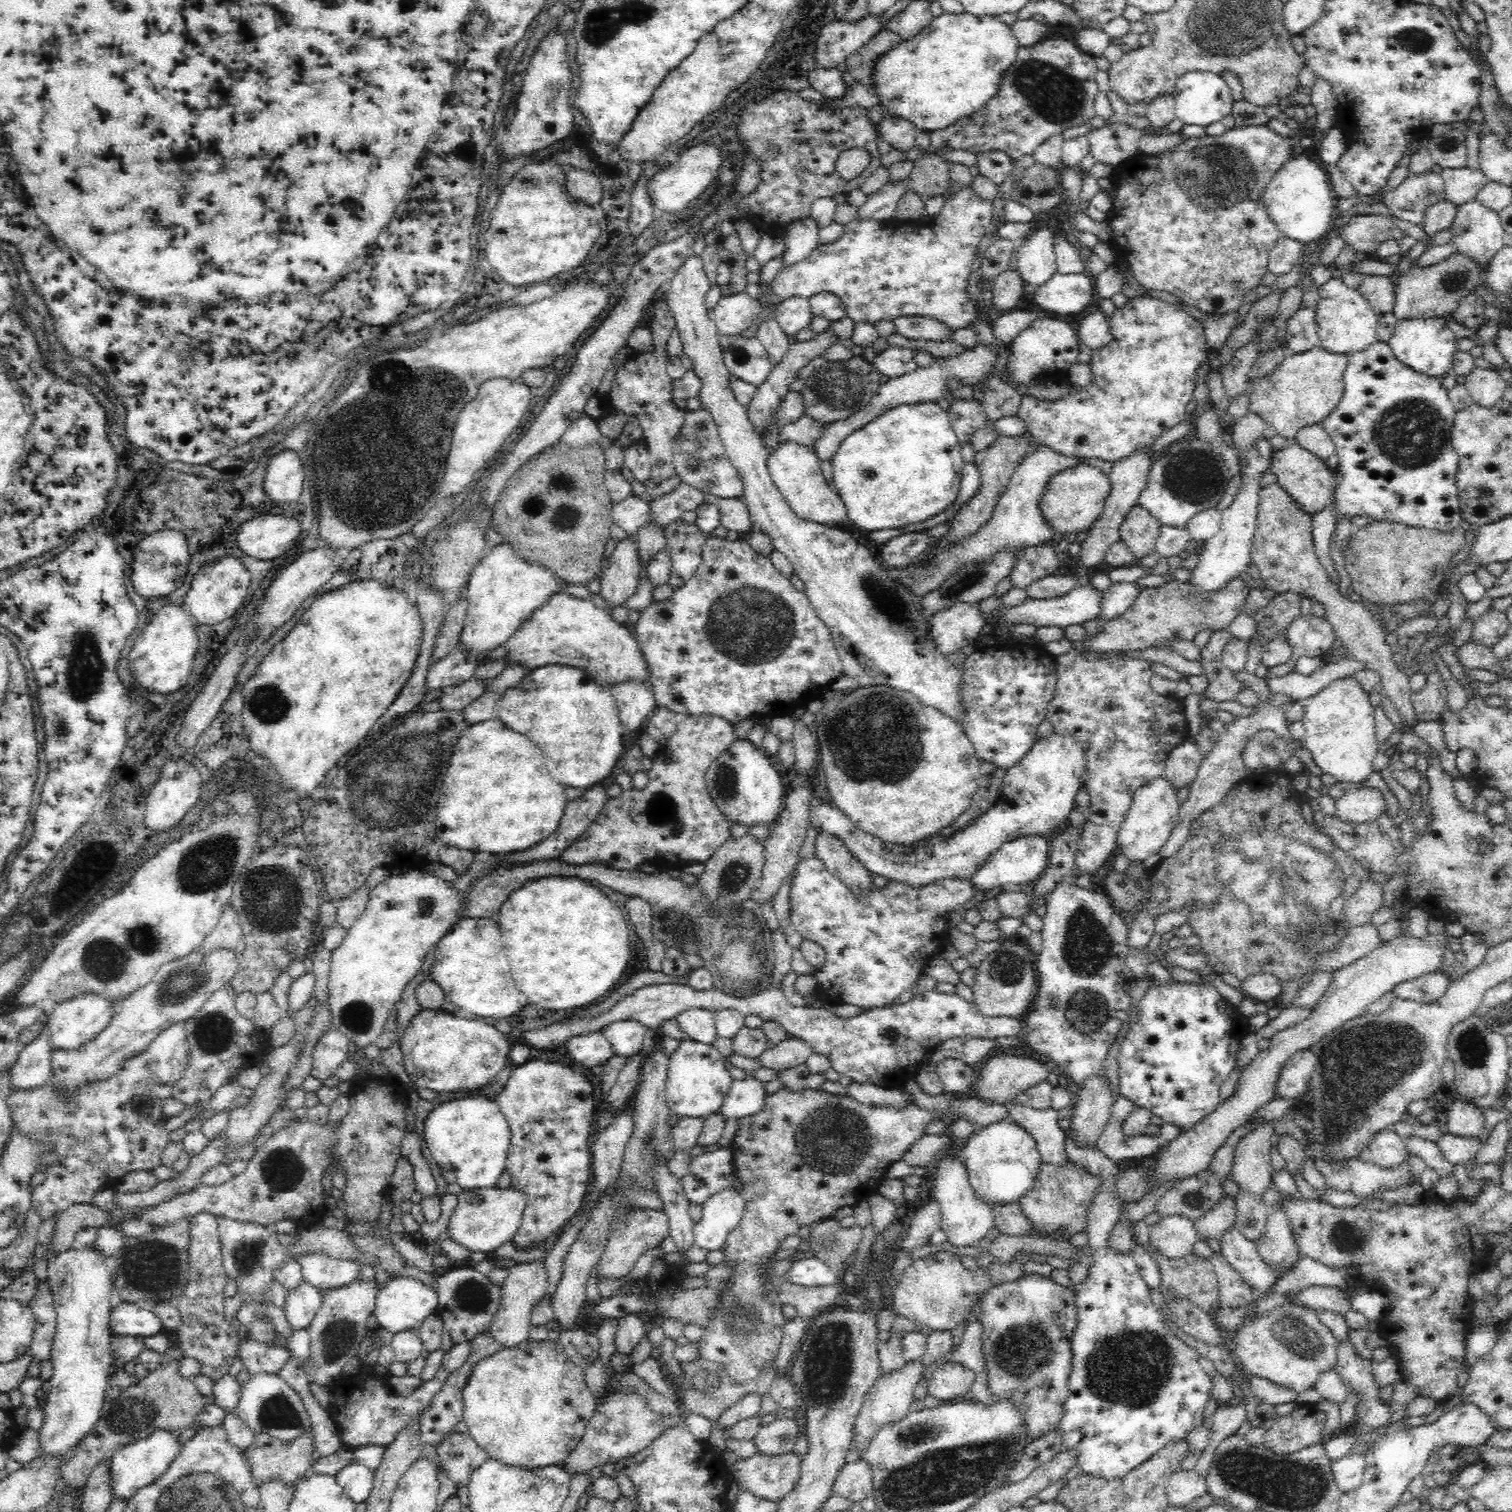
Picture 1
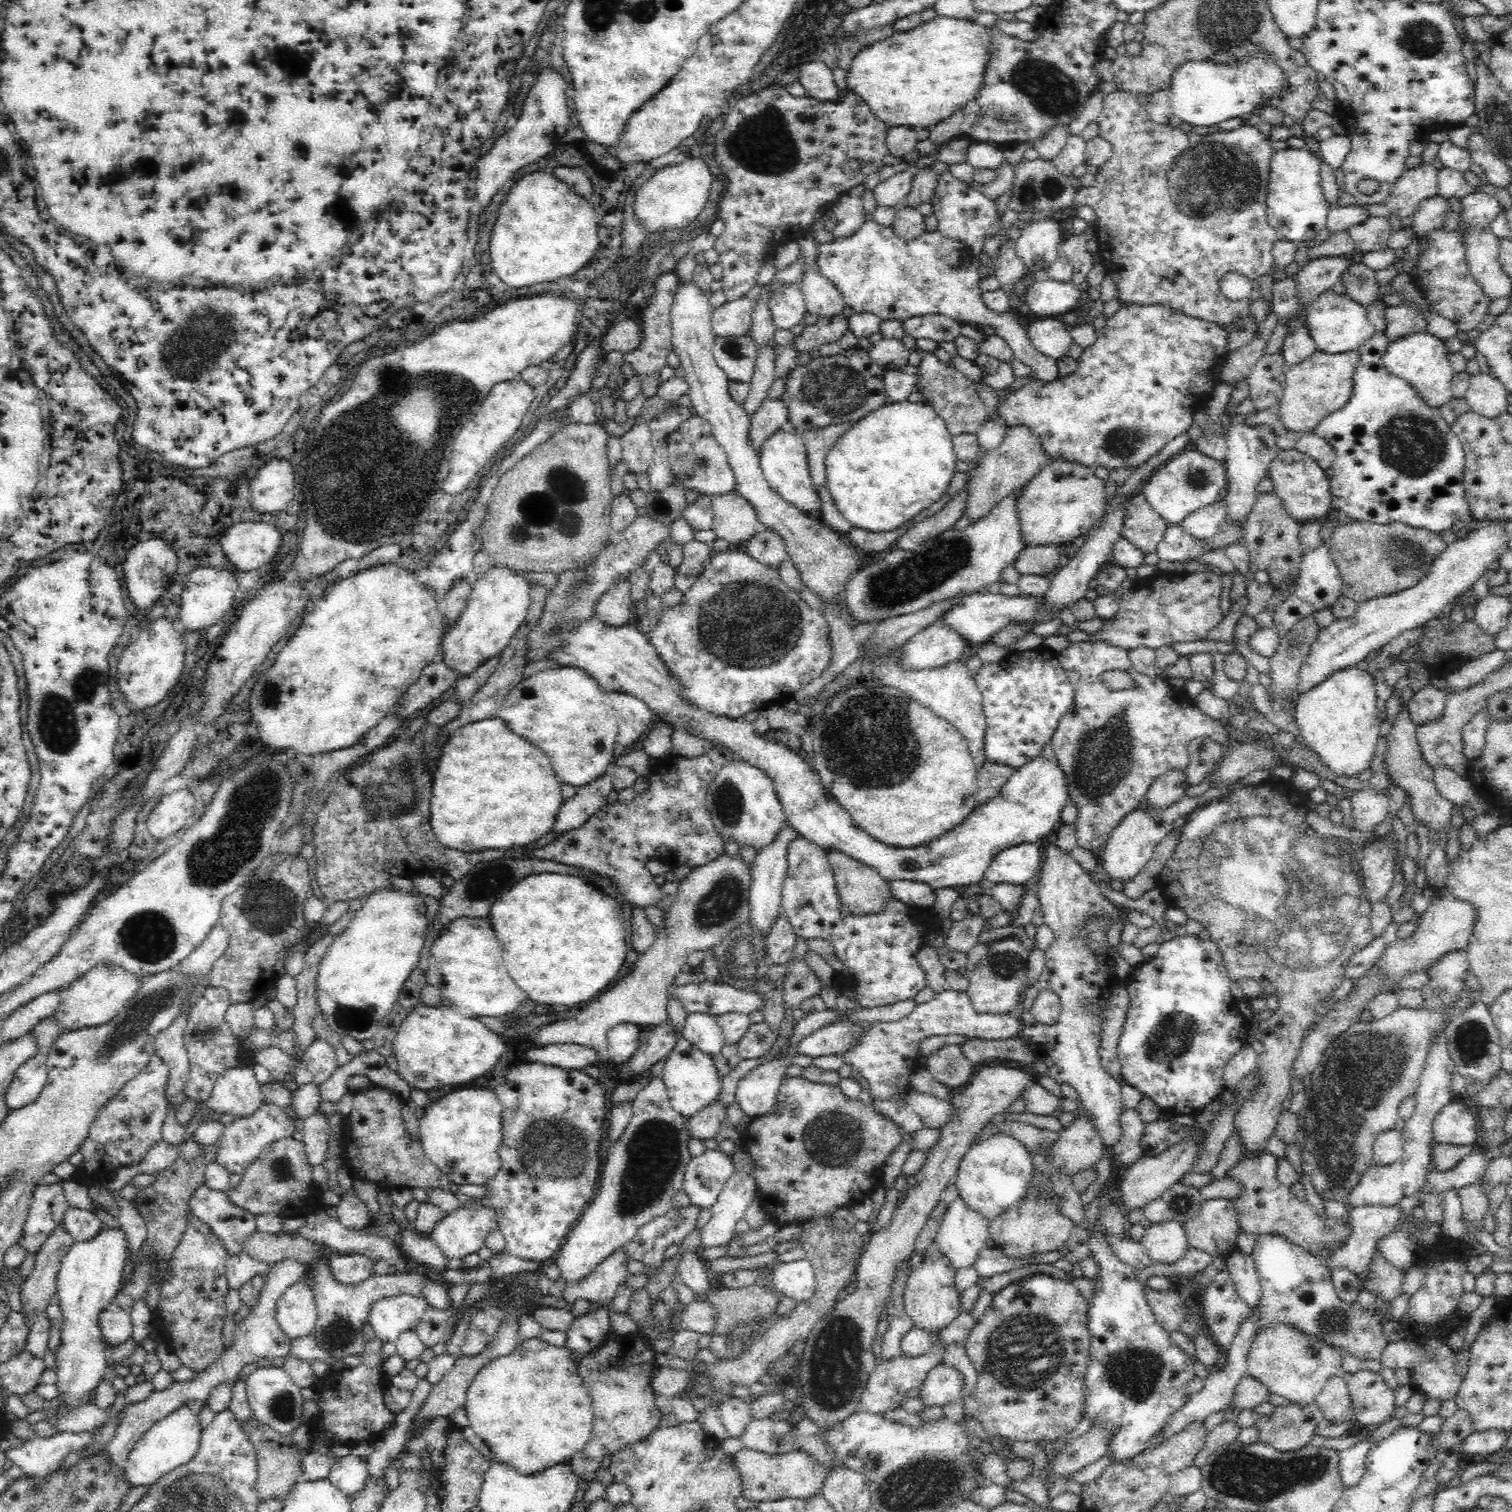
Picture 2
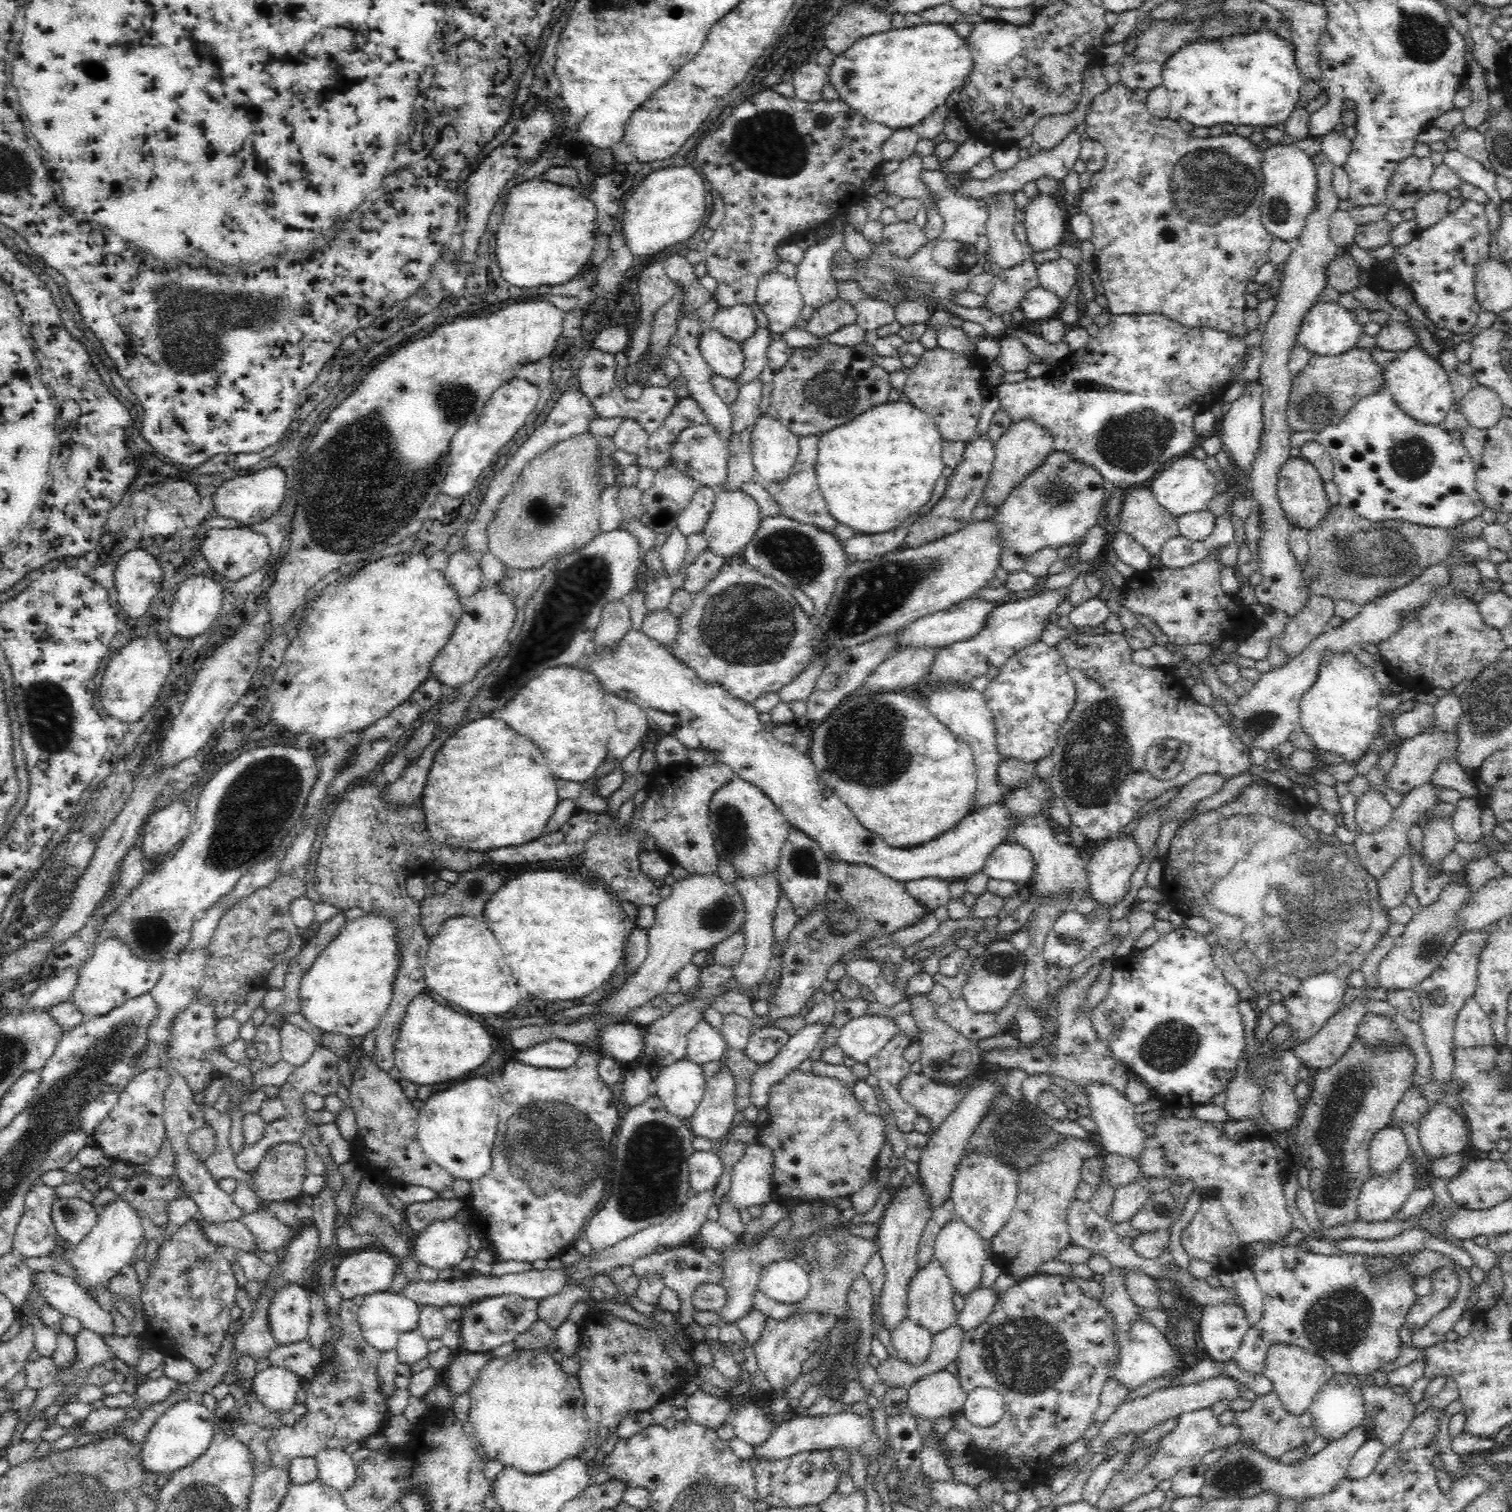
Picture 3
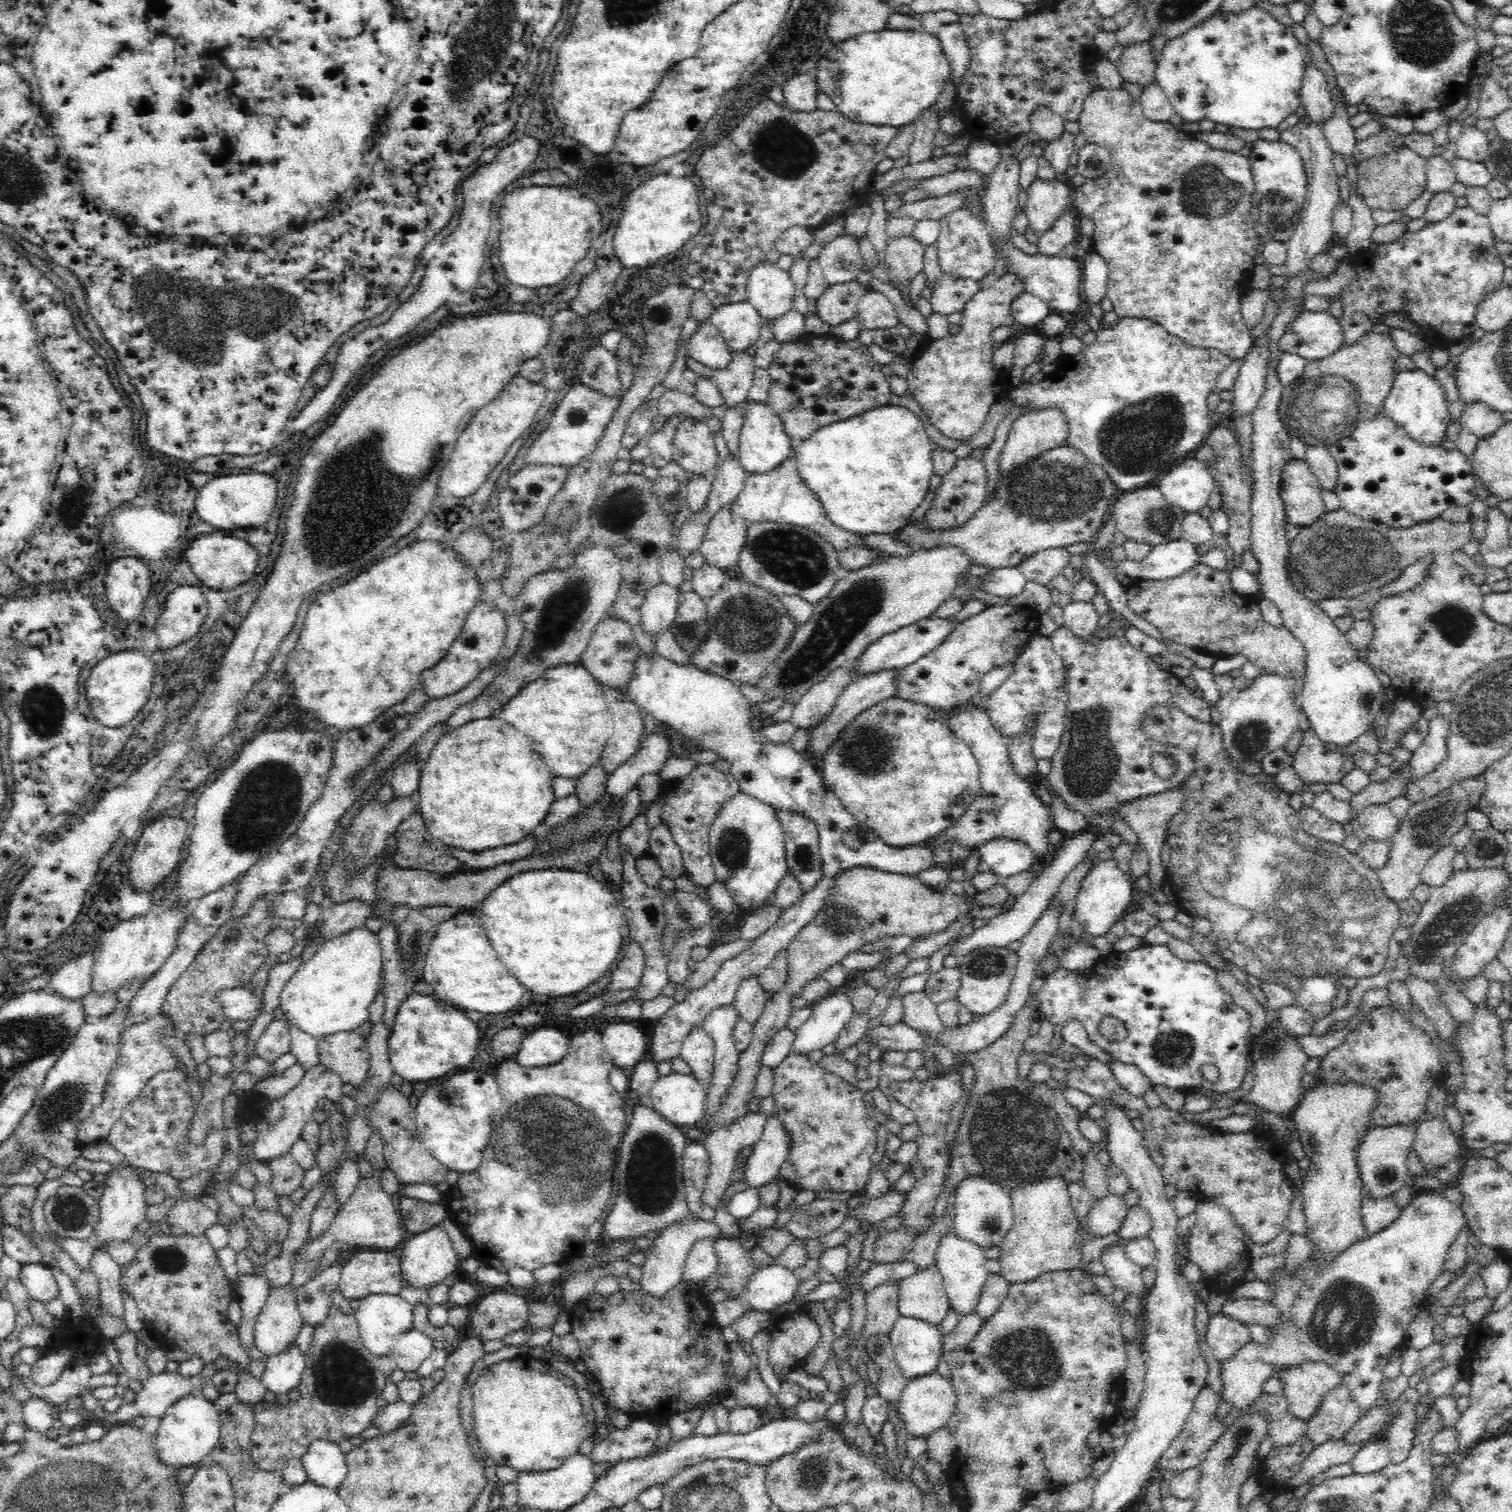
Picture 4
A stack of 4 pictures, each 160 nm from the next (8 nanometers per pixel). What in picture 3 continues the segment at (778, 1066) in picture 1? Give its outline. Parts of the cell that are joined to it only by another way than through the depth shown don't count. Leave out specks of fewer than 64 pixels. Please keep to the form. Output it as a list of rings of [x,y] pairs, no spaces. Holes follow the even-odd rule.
[[[864,1015],[850,1020],[840,1028],[826,1024],[818,1036],[816,1049],[828,1052],[833,1047],[838,1047],[842,1050],[843,1057],[854,1058],[857,1063],[864,1064],[870,1056],[882,1050],[896,1032],[900,1030],[889,1018]]]

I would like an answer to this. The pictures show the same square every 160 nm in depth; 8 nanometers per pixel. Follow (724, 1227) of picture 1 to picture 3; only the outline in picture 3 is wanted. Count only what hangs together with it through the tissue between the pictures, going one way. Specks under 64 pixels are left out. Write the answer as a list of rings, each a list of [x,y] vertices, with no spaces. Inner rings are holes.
[[[744,1143],[742,1158],[732,1166],[728,1204],[734,1210],[766,1204],[772,1198],[774,1157],[757,1143]]]

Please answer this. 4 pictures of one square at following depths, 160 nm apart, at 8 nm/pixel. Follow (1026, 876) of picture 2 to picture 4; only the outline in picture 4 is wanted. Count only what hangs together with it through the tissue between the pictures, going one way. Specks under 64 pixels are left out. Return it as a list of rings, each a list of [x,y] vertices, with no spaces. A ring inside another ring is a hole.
[[[994,838],[978,848],[982,862],[1004,880],[1029,871],[1036,862],[1033,850],[1018,840]]]

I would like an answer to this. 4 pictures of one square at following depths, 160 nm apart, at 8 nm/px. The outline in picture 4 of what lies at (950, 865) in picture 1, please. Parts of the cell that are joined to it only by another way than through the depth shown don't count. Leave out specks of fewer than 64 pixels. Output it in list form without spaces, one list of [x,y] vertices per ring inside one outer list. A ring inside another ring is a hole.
[[[638,650],[630,665],[632,678],[621,690],[626,700],[635,702],[657,724],[666,724],[694,747],[713,752],[726,760],[740,791],[773,806],[777,811],[792,812],[816,824],[824,876],[831,877],[854,867],[872,867],[890,874],[917,877],[920,872],[932,868],[960,868],[976,850],[975,846],[964,845],[956,839],[940,842],[933,839],[929,845],[900,848],[888,845],[872,829],[852,817],[832,787],[824,782],[822,774],[808,764],[790,743],[775,743],[764,735],[760,724],[752,720],[750,700],[740,693],[736,684],[701,672],[691,664],[676,663],[658,651],[644,656]]]

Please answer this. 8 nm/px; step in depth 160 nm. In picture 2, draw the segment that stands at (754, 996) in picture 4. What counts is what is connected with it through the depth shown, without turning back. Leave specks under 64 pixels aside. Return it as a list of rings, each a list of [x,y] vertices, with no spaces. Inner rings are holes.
[[[785,820],[784,826],[778,829],[772,842],[766,843],[756,850],[756,857],[751,867],[752,884],[750,884],[750,914],[749,920],[754,923],[754,927],[758,927],[758,931],[766,936],[770,930],[772,923],[778,918],[781,908],[781,894],[788,876],[788,846],[800,838],[800,832]]]

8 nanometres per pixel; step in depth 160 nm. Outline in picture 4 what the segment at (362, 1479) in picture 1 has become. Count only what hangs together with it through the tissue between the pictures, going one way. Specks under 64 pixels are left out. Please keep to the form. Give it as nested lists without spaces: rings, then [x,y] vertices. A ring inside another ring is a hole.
[[[314,1440],[301,1459],[309,1480],[320,1486],[337,1489],[348,1474],[346,1454],[328,1440]]]

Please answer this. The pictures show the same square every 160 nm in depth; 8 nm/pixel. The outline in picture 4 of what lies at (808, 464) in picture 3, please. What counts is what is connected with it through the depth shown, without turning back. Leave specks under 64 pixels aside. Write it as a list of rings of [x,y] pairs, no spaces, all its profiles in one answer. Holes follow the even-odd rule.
[[[793,453],[778,468],[766,474],[748,473],[742,492],[732,500],[734,515],[744,517],[749,523],[772,521],[812,529],[832,543],[836,551],[846,550],[850,546],[864,546],[860,535],[842,530],[840,526],[832,524],[832,520],[828,520],[822,502],[808,487],[808,483],[800,477],[800,471],[796,470],[798,470],[798,459],[796,453]]]

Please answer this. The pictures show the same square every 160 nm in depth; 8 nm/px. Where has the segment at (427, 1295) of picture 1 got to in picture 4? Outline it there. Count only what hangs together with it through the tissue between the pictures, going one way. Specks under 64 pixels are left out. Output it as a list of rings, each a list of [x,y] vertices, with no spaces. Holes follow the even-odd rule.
[[[369,1294],[360,1300],[360,1308],[355,1311],[362,1344],[376,1356],[390,1355],[400,1334],[412,1329],[413,1306],[410,1302],[393,1294]]]

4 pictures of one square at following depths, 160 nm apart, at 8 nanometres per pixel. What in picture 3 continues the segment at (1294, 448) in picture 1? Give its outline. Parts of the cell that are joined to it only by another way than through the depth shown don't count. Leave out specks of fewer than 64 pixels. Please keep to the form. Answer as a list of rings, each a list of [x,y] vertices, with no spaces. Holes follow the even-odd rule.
[[[1288,457],[1277,470],[1277,497],[1291,527],[1311,529],[1331,507],[1324,492],[1324,480],[1318,469],[1304,457]]]

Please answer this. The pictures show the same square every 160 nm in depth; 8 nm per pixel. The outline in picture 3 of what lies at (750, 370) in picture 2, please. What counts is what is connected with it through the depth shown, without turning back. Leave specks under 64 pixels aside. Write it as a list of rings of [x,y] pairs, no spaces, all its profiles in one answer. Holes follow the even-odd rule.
[[[705,327],[700,338],[700,350],[715,374],[736,380],[744,372],[746,356],[741,344],[726,338],[717,330]]]

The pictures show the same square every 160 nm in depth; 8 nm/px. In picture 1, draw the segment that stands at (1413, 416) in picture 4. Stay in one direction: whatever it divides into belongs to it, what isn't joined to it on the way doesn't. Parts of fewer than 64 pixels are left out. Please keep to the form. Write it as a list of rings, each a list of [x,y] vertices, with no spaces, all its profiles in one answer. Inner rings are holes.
[[[1452,316],[1440,317],[1408,317],[1397,321],[1393,333],[1387,340],[1393,349],[1396,359],[1406,363],[1414,370],[1444,378],[1451,372],[1454,354],[1458,351],[1457,338],[1450,327]]]

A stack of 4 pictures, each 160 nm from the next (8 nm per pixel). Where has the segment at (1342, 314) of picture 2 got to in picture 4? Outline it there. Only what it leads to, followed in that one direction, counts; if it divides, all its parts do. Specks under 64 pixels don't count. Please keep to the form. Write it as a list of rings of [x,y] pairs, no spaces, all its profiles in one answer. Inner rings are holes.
[[[1302,311],[1288,326],[1281,341],[1281,353],[1292,352],[1307,361],[1328,358],[1345,347],[1340,319],[1325,311]]]

